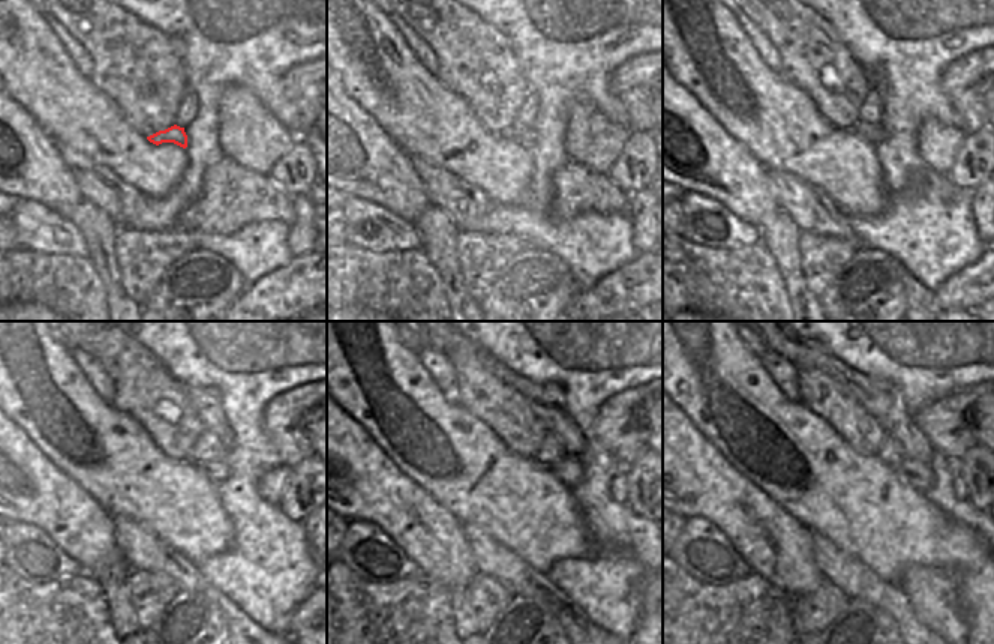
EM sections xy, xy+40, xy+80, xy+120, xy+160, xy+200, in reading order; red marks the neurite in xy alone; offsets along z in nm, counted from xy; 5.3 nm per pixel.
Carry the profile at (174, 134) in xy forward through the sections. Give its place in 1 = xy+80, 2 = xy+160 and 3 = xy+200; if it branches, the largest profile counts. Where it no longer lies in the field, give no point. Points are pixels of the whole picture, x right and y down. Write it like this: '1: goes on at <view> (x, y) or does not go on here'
1: goes on at xy+80 (873, 134)
2: goes on at xy+160 (568, 470)
3: goes on at xy+200 (913, 473)

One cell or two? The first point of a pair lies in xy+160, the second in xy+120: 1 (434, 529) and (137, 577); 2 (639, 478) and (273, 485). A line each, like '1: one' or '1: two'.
1: two
2: two

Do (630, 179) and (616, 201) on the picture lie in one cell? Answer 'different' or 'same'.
different

